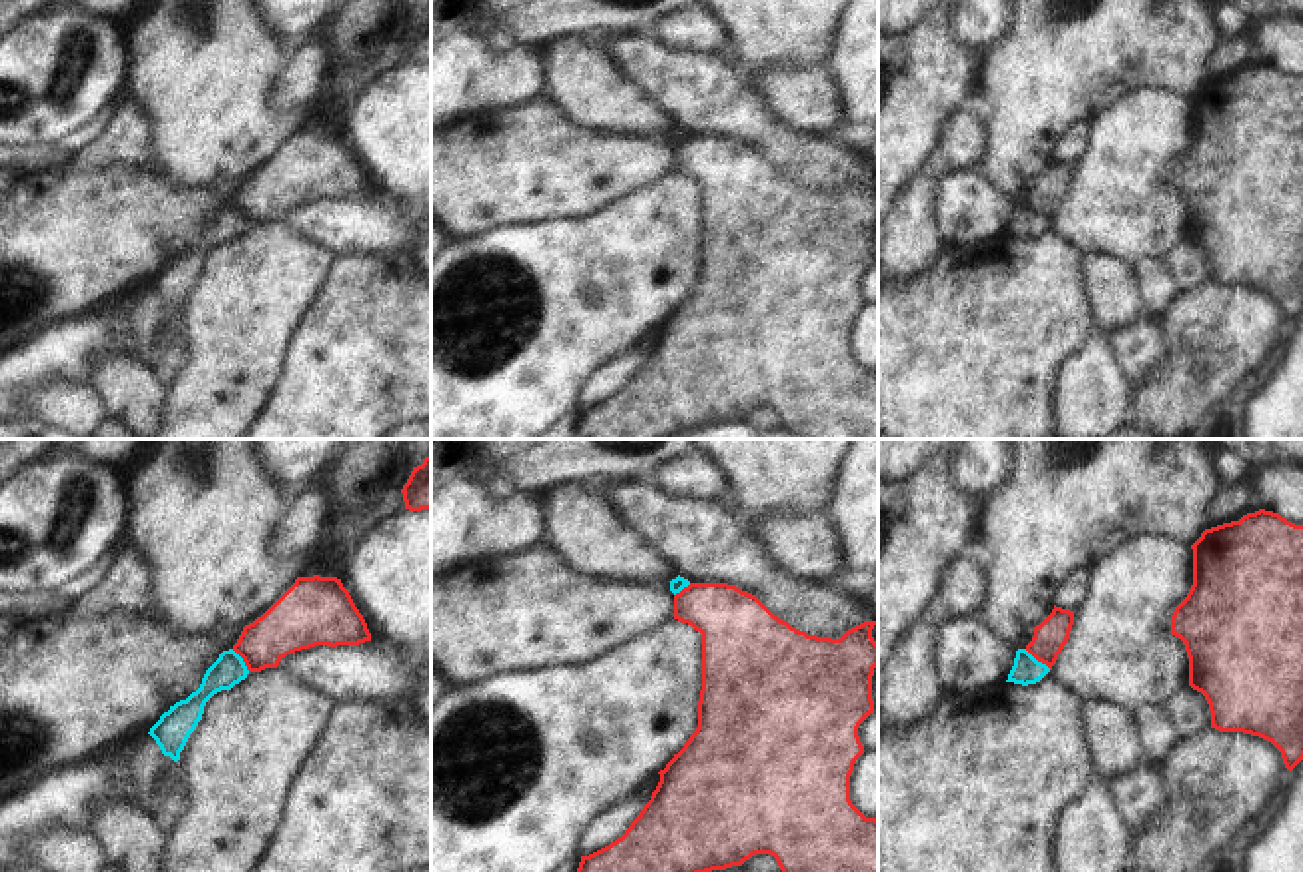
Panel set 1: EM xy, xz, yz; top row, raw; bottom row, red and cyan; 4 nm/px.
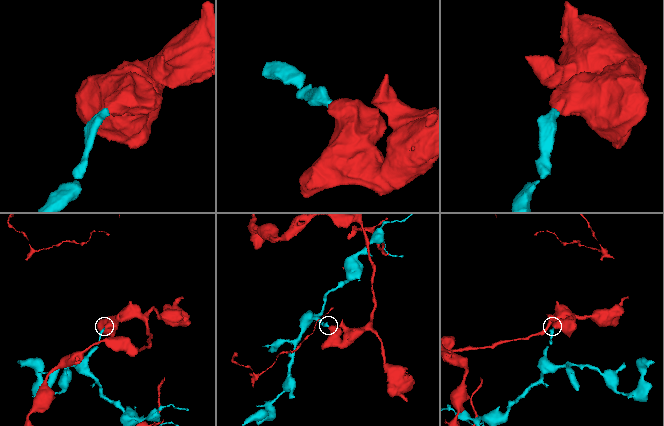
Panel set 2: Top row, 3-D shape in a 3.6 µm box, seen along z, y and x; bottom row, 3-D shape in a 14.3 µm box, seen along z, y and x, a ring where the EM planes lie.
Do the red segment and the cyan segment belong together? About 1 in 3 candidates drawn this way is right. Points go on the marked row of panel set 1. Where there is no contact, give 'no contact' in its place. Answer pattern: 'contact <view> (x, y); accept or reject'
contact yz (1038, 661); reject

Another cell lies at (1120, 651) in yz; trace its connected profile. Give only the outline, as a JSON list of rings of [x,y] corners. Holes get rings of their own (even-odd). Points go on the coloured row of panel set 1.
[[[1133,537],[1117,551],[1089,567],[1089,593],[1074,613],[1070,639],[1058,654],[1052,672],[1072,688],[1084,704],[1121,704],[1137,712],[1147,704],[1167,704],[1189,684],[1189,658],[1185,643],[1171,633],[1171,615],[1193,585],[1193,549],[1167,537]]]

